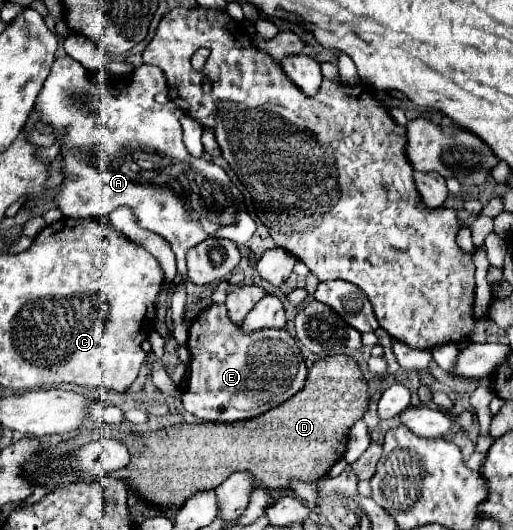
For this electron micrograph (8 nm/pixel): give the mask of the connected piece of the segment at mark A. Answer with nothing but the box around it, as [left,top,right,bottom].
[36,56,256,344]

